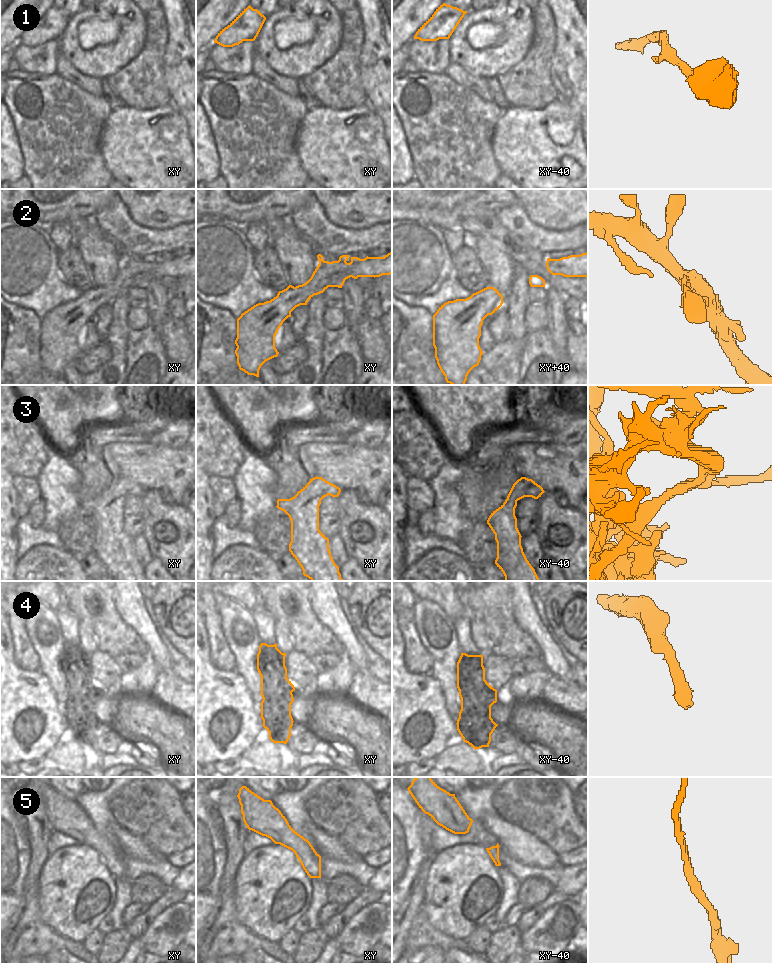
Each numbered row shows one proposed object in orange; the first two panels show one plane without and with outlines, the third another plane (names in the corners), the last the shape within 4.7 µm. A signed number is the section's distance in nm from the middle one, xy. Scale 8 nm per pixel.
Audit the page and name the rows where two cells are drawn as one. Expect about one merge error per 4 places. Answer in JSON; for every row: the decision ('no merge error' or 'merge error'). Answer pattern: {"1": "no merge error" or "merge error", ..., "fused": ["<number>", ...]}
{"1": "no merge error", "2": "no merge error", "3": "merge error", "4": "no merge error", "5": "no merge error", "fused": ["3"]}

